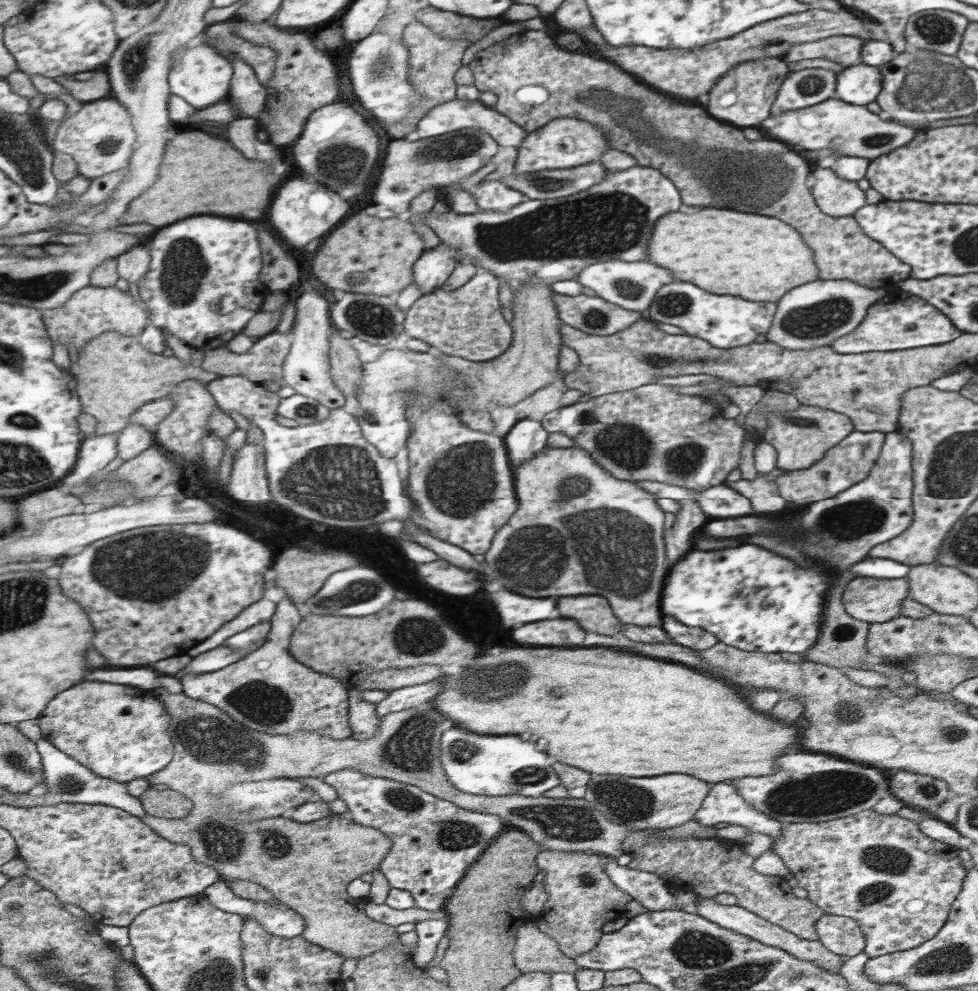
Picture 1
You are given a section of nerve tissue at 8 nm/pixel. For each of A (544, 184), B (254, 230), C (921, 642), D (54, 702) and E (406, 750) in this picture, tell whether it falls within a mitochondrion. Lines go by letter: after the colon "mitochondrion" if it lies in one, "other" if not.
A: mitochondrion
B: other
C: other
D: other
E: mitochondrion

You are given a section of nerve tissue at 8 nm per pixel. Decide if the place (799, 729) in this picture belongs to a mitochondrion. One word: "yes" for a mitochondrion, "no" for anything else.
no

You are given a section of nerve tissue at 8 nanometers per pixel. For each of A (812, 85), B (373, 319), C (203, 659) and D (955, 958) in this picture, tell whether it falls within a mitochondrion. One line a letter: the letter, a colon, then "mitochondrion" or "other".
A: mitochondrion
B: mitochondrion
C: other
D: mitochondrion

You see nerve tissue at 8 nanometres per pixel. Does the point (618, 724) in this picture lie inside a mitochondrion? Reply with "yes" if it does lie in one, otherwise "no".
no

